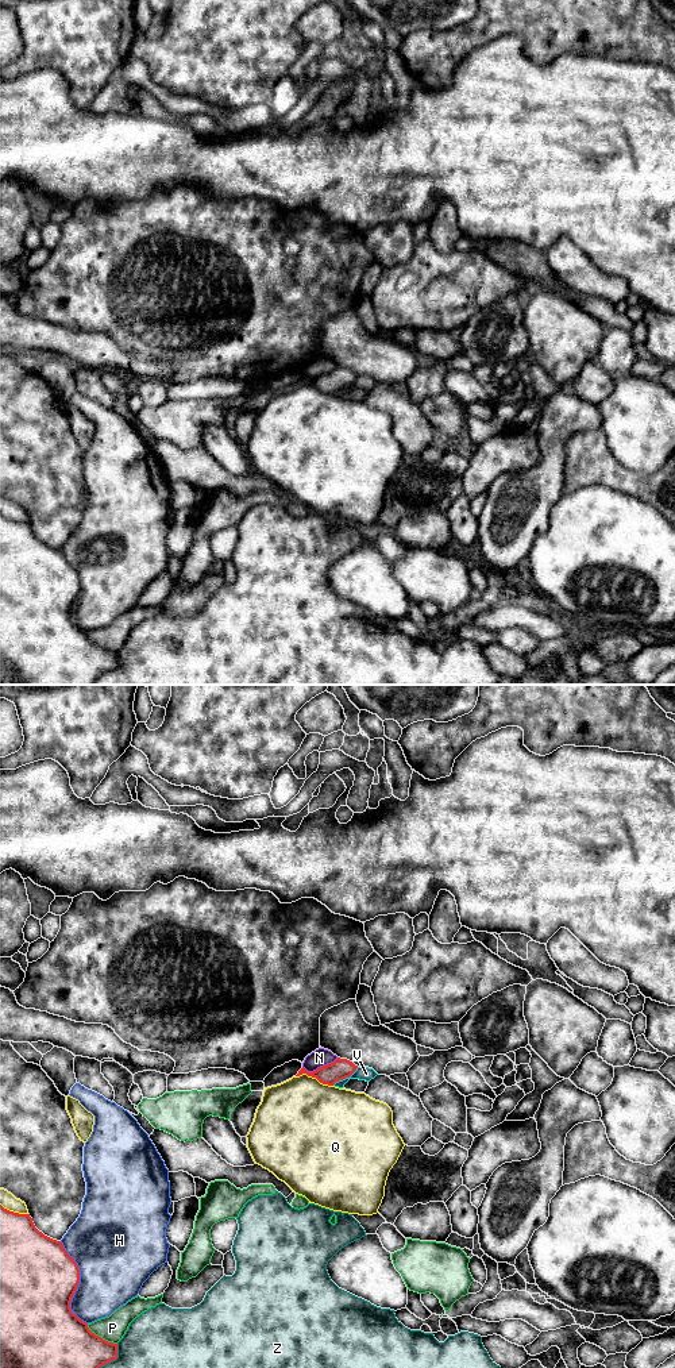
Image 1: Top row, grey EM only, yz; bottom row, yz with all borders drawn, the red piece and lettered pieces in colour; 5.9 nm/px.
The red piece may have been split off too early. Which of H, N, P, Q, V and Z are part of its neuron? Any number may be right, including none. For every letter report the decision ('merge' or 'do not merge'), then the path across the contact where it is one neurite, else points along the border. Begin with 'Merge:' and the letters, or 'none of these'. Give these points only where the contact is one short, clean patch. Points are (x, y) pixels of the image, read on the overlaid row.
Merge: none of these
H: do not merge
N: do not merge | along yz (338, 1058), (312, 1071), (307, 1071), (303, 1067)
P: do not merge
Q: do not merge
V: do not merge
Z: do not merge

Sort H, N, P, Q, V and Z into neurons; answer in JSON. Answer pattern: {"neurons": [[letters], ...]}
{"neurons": [["H"], ["N"], ["P"], ["Q"], ["V"], ["Z"]]}

